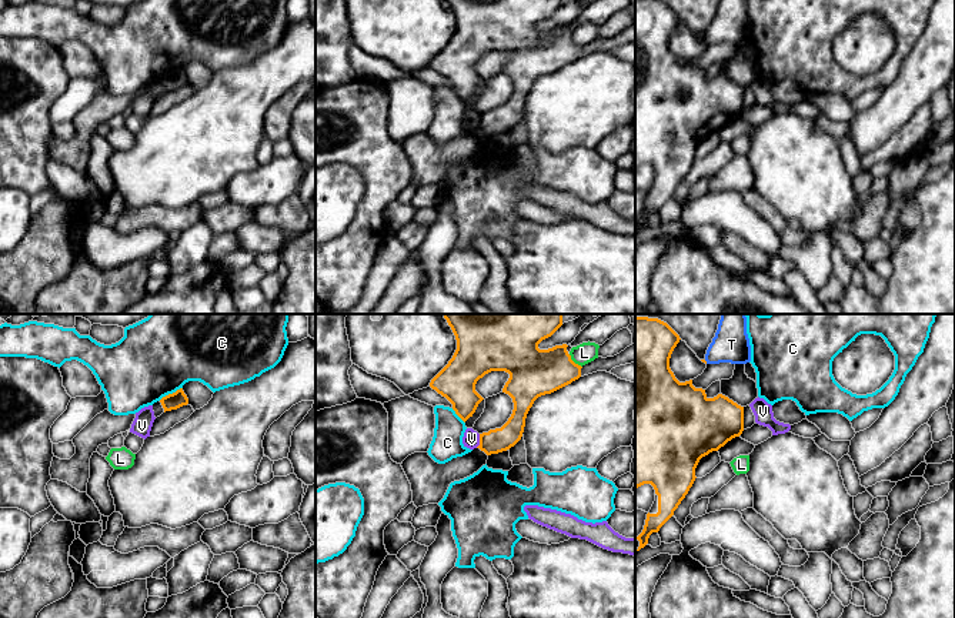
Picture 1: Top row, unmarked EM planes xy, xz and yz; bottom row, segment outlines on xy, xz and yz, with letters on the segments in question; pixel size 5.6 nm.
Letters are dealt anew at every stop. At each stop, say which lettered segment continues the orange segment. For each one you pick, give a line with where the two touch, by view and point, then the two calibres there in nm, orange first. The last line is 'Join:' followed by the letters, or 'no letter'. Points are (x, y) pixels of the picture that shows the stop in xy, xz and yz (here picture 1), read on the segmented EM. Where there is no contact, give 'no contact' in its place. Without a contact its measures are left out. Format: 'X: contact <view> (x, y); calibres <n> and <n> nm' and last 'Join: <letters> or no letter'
Join: no letter

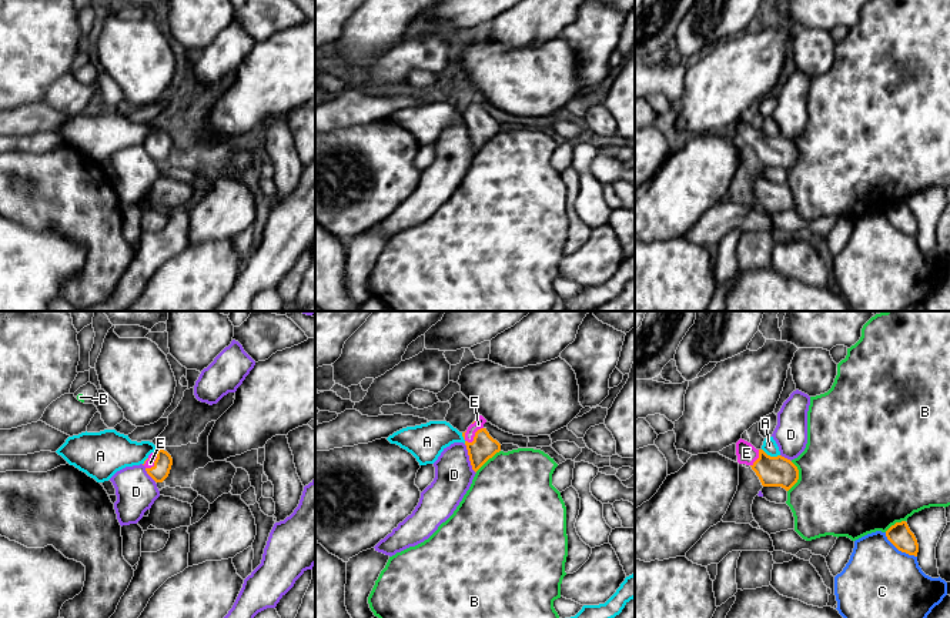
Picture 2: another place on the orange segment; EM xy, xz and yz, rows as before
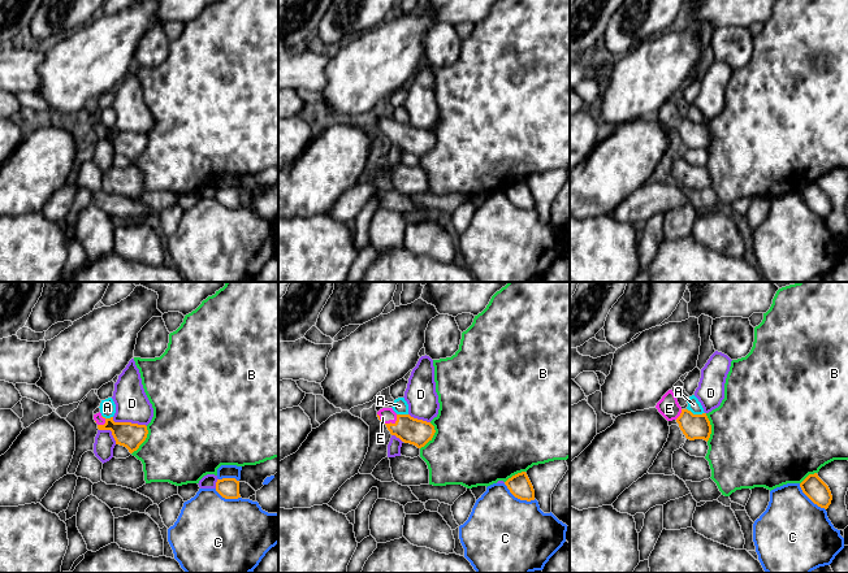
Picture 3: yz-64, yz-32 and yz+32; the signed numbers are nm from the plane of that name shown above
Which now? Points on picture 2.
E: contact xz (474, 437); calibres 140 and 60 nm
Join: E

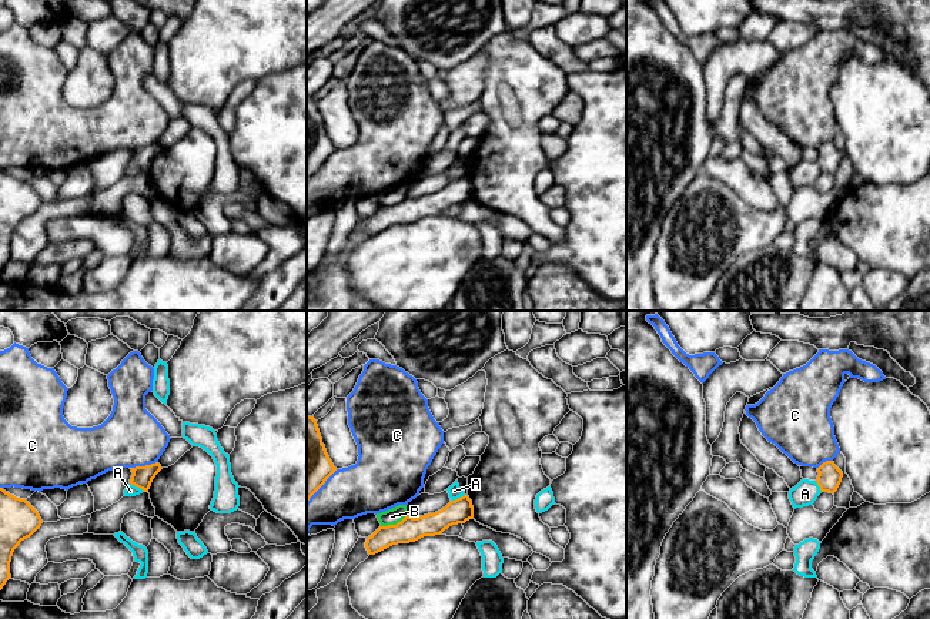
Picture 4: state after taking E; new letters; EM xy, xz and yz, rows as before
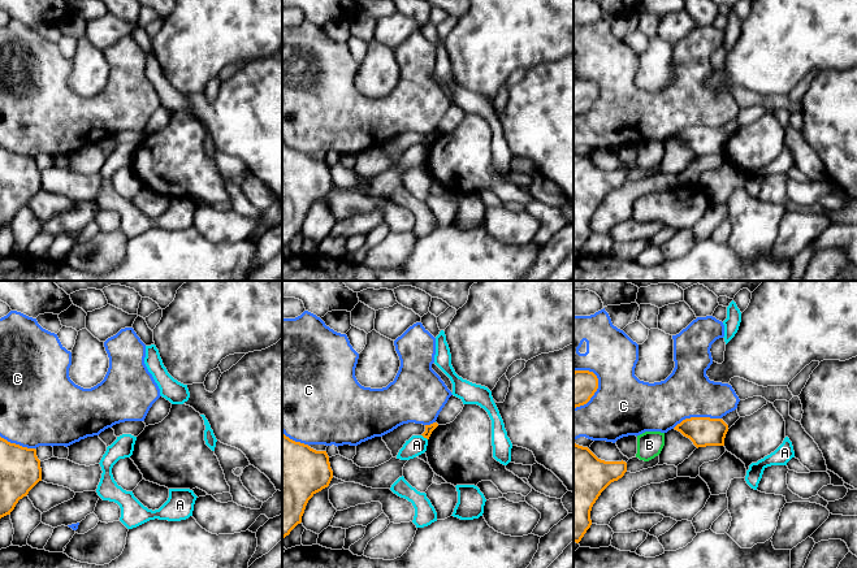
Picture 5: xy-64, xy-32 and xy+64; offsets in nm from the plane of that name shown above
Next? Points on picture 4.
Join: no letter

